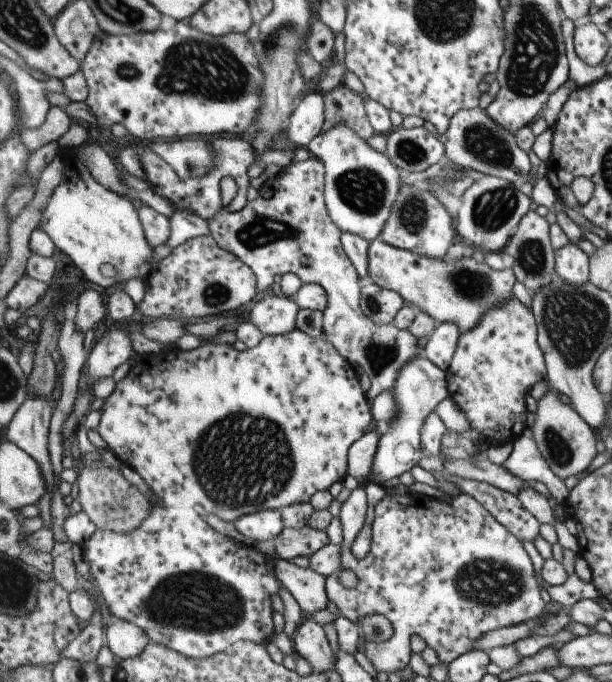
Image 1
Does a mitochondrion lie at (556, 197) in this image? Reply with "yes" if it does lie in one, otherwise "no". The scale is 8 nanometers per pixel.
no

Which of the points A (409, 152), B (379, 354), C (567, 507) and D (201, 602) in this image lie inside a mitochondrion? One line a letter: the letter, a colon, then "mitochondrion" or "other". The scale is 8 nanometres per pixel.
A: mitochondrion
B: mitochondrion
C: other
D: mitochondrion

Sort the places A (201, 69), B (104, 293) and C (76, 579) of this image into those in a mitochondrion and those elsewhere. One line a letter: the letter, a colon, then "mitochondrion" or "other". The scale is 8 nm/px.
A: mitochondrion
B: other
C: other

